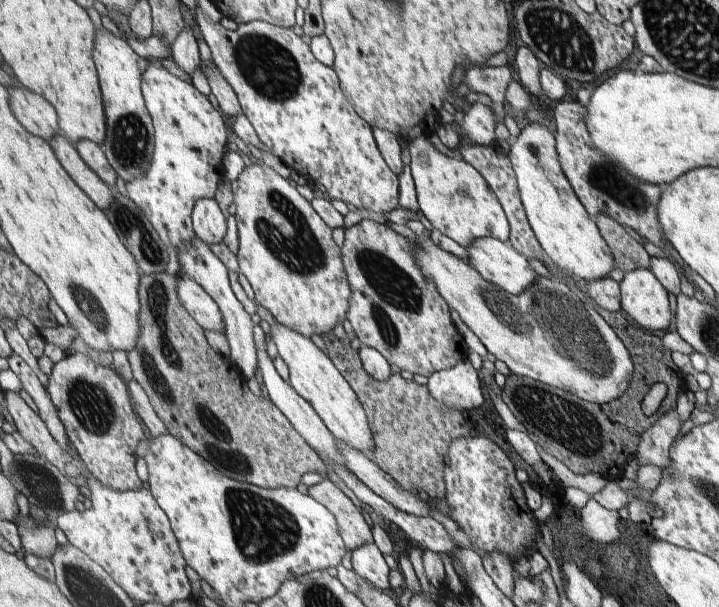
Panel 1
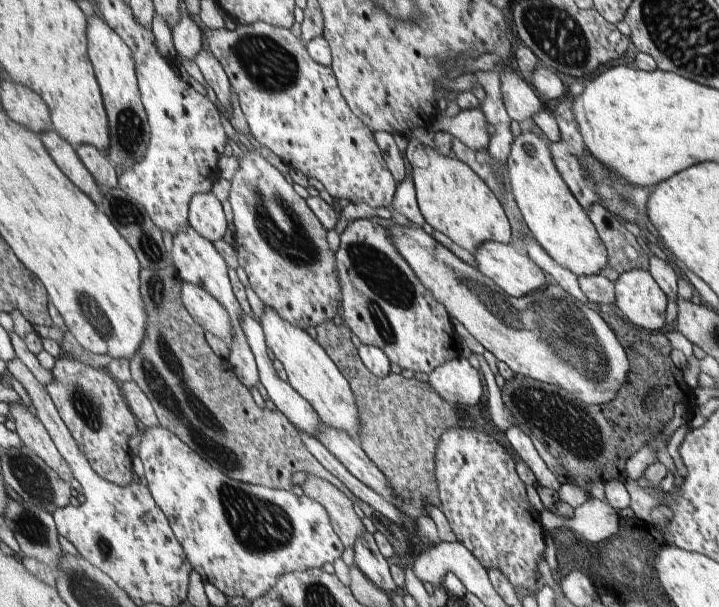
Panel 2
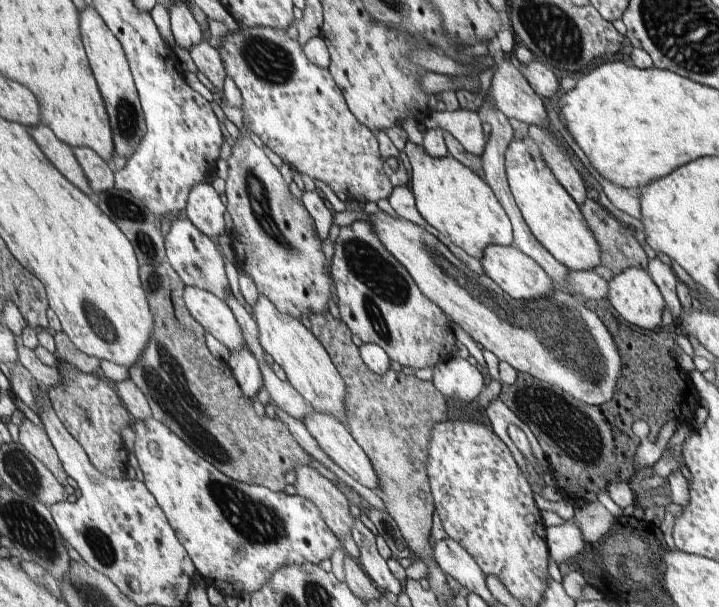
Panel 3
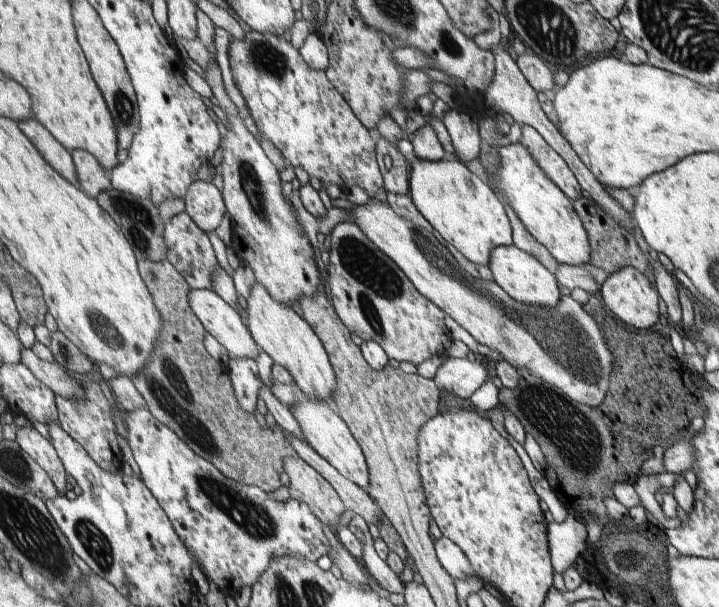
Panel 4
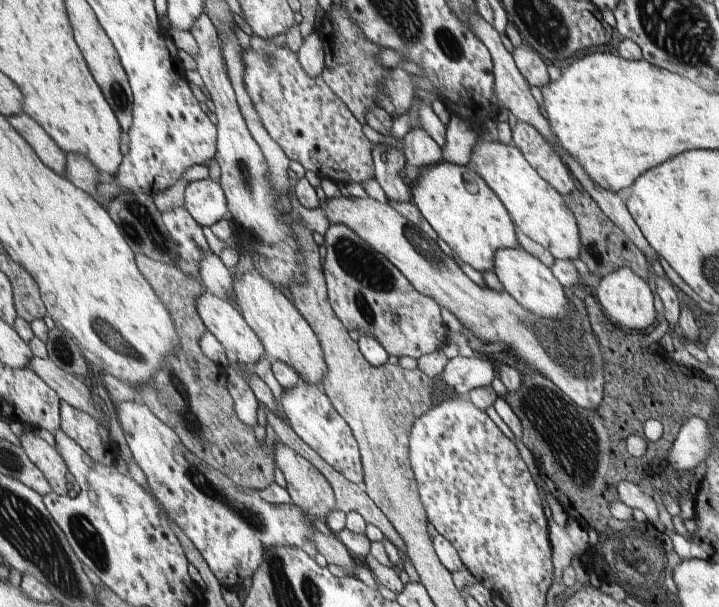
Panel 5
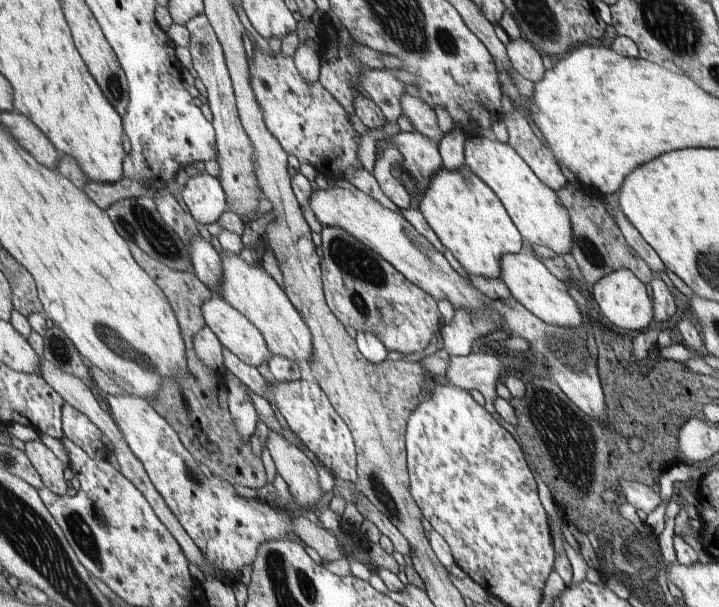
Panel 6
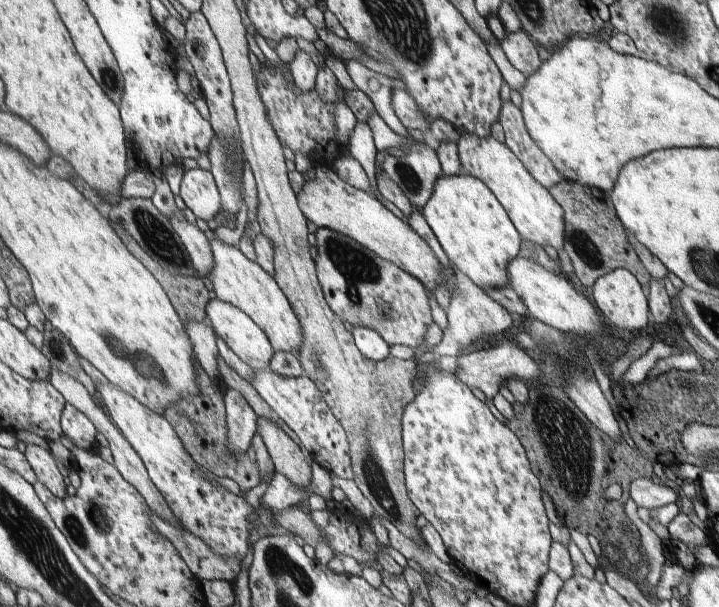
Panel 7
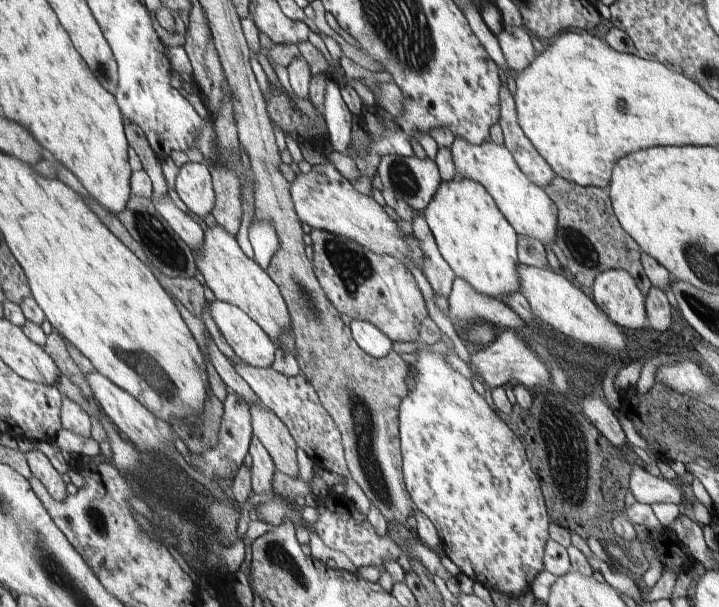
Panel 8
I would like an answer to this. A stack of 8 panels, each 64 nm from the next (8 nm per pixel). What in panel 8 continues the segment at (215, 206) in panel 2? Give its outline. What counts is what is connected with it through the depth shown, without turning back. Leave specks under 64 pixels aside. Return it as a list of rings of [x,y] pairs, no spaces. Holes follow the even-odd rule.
[[[186,162],[180,167],[174,188],[179,198],[186,204],[188,212],[204,219],[215,209],[215,186],[209,165]]]

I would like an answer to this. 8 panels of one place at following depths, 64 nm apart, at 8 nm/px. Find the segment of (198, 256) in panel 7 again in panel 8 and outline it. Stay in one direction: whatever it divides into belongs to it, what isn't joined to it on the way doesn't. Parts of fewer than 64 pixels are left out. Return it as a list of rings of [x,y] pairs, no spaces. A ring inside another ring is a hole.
[[[149,193],[149,197],[156,210],[162,214],[172,230],[186,242],[186,246],[192,252],[204,246],[204,230],[192,219],[190,212],[180,210],[169,196],[158,200],[158,198],[153,198],[152,193]]]

